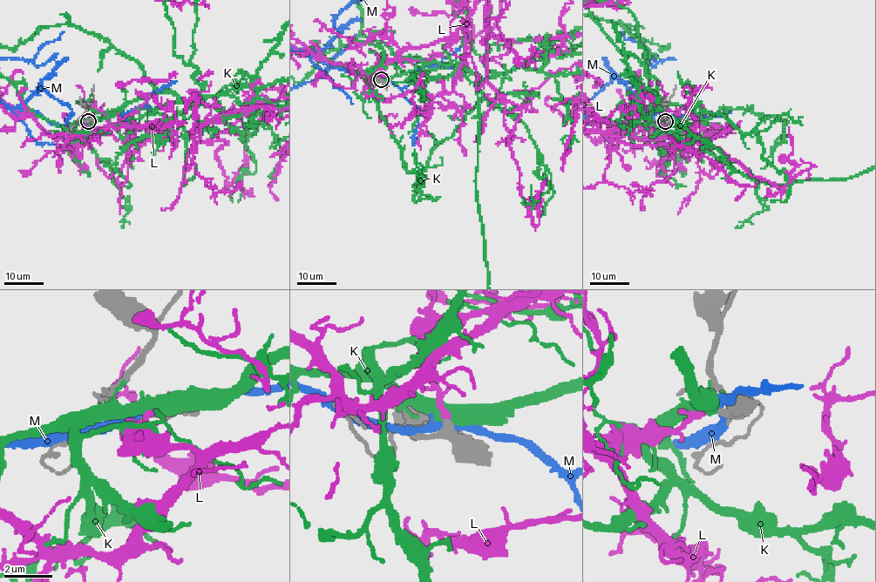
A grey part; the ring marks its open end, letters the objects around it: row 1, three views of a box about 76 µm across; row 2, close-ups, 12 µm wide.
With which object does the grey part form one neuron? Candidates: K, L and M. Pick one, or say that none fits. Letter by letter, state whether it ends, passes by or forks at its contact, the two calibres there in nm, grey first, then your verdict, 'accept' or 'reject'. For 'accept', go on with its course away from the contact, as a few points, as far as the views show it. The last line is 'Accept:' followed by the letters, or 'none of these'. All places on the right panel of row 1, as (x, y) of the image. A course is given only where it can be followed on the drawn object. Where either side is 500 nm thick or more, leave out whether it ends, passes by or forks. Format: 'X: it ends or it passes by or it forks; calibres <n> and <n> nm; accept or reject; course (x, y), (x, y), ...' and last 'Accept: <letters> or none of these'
K: calibres 300 and 550 nm; reject
L: it passes by; calibres 280 and 170 nm; accept
M: it passes by; calibres 320 and 320 nm; reject
Accept: L

